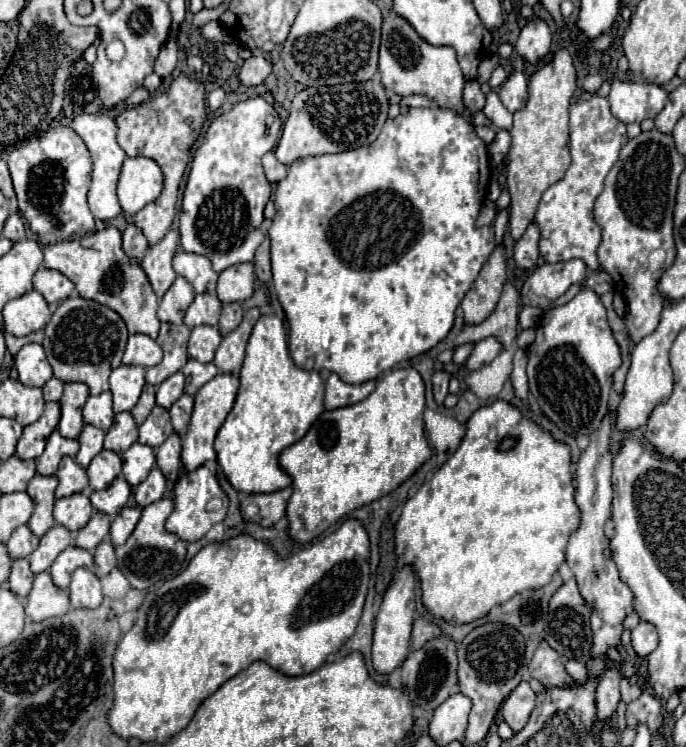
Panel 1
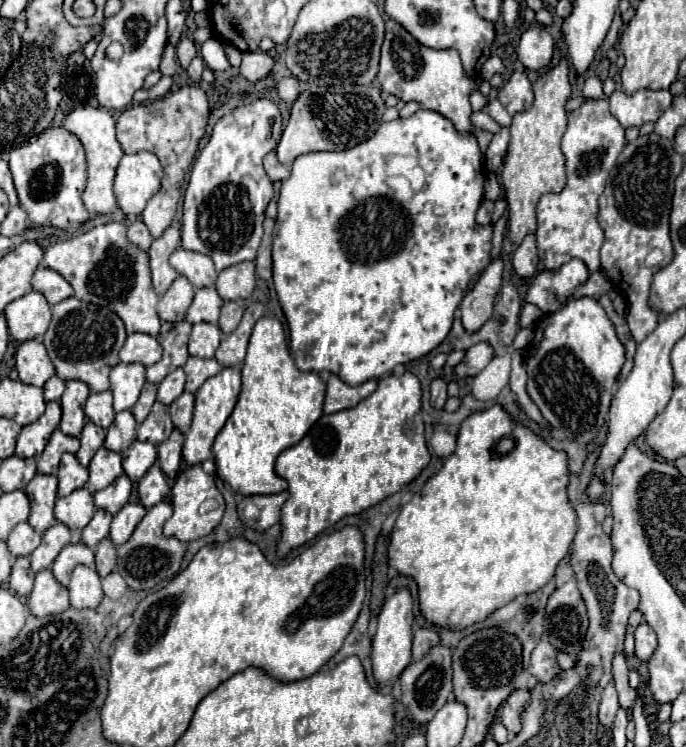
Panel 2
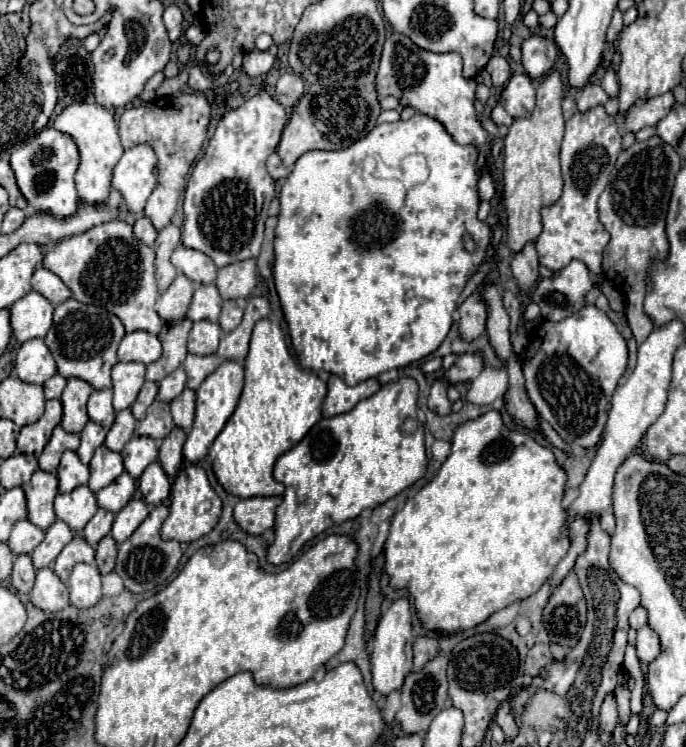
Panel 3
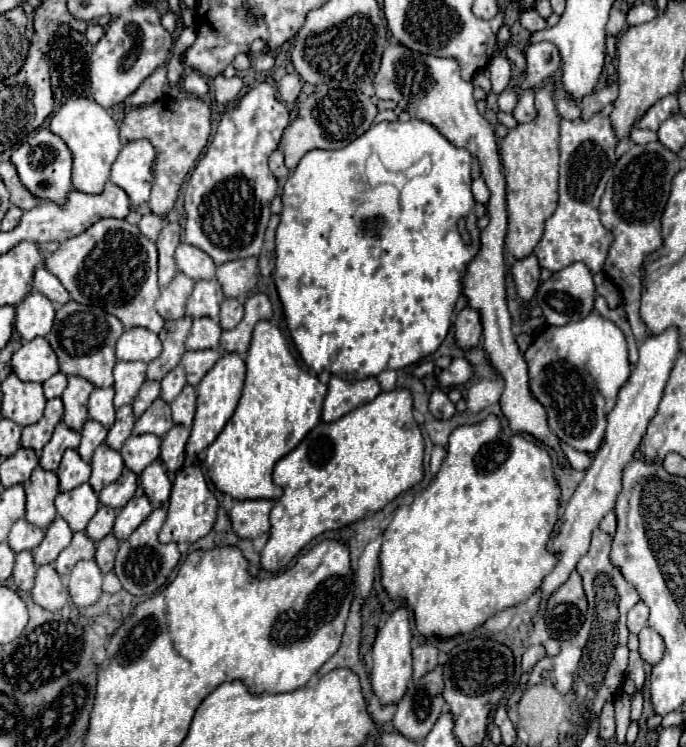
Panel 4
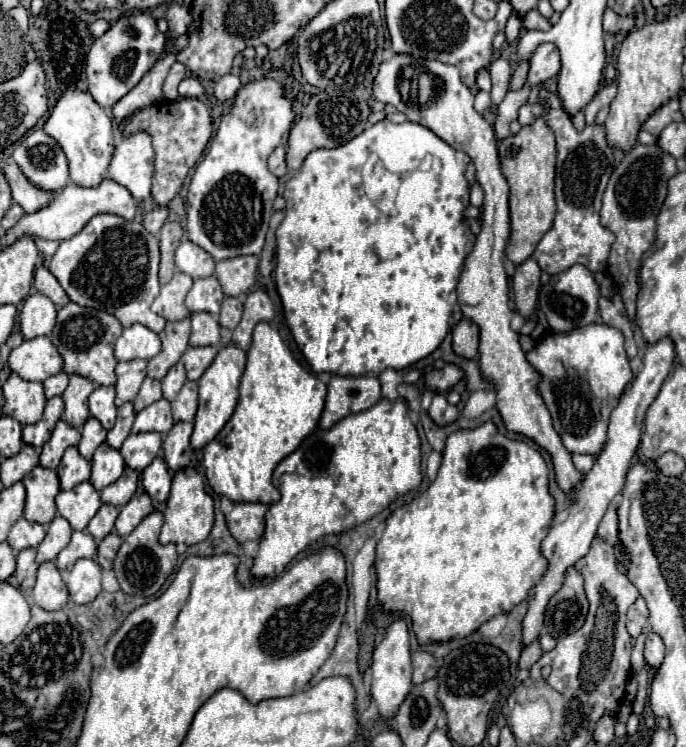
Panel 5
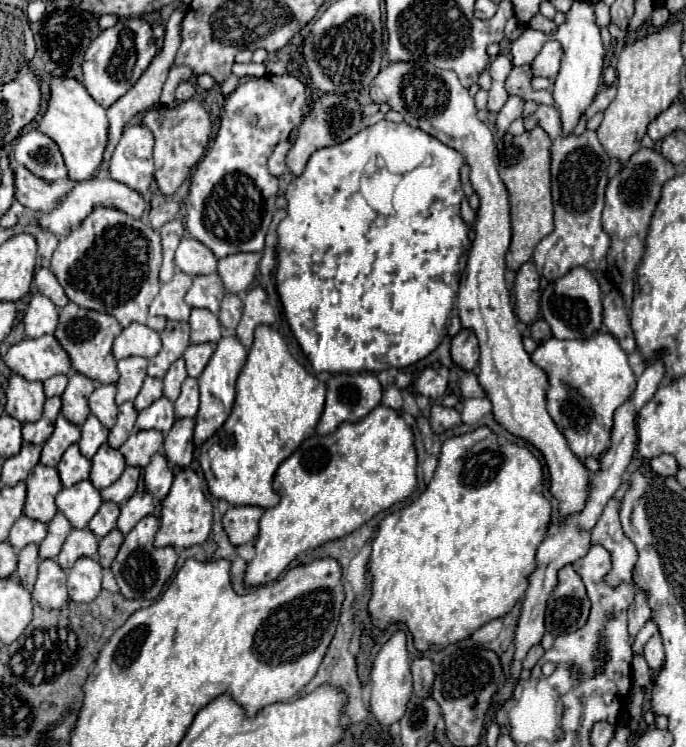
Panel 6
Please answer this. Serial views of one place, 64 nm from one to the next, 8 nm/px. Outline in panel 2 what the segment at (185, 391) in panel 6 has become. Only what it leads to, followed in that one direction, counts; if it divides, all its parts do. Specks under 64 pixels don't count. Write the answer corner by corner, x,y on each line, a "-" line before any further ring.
184,392
178,400
172,402
170,406
170,414
172,414
172,422
174,426
186,434
190,430
190,424
192,424
192,412
194,412
194,394
190,392

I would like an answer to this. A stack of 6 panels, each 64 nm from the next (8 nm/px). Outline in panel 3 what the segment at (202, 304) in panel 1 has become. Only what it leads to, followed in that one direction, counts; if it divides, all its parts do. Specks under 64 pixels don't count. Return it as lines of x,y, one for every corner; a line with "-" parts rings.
198,284
192,296
192,304
188,308
188,318
196,320
212,320
216,322
220,316
222,298
214,284

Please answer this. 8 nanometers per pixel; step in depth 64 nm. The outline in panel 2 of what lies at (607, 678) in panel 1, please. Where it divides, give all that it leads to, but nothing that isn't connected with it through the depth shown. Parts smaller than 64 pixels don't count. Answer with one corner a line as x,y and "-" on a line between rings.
612,680
612,682
604,688
604,692
602,692
602,700
600,700
600,714
598,714
600,722
602,722
606,728
610,728
610,726
612,726
612,722
614,722
614,716
616,716
618,708
620,708
620,704
618,704
618,694
616,694
614,680

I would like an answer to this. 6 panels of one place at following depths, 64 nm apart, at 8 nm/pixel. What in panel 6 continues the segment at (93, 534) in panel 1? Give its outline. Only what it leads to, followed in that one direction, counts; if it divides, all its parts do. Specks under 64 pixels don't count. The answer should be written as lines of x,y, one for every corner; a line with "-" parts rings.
102,502
100,510
94,514
94,518
90,520
88,528
90,528
90,530
94,532
94,536
100,540
100,538
104,538
104,536
116,526
118,514
120,514
118,504
114,504
114,502

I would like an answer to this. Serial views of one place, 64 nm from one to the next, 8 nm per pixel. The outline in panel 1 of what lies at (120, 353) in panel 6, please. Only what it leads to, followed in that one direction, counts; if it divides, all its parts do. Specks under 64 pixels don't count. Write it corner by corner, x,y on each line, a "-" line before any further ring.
132,334
124,352
122,364
128,366
156,366
162,360
162,348
146,334

